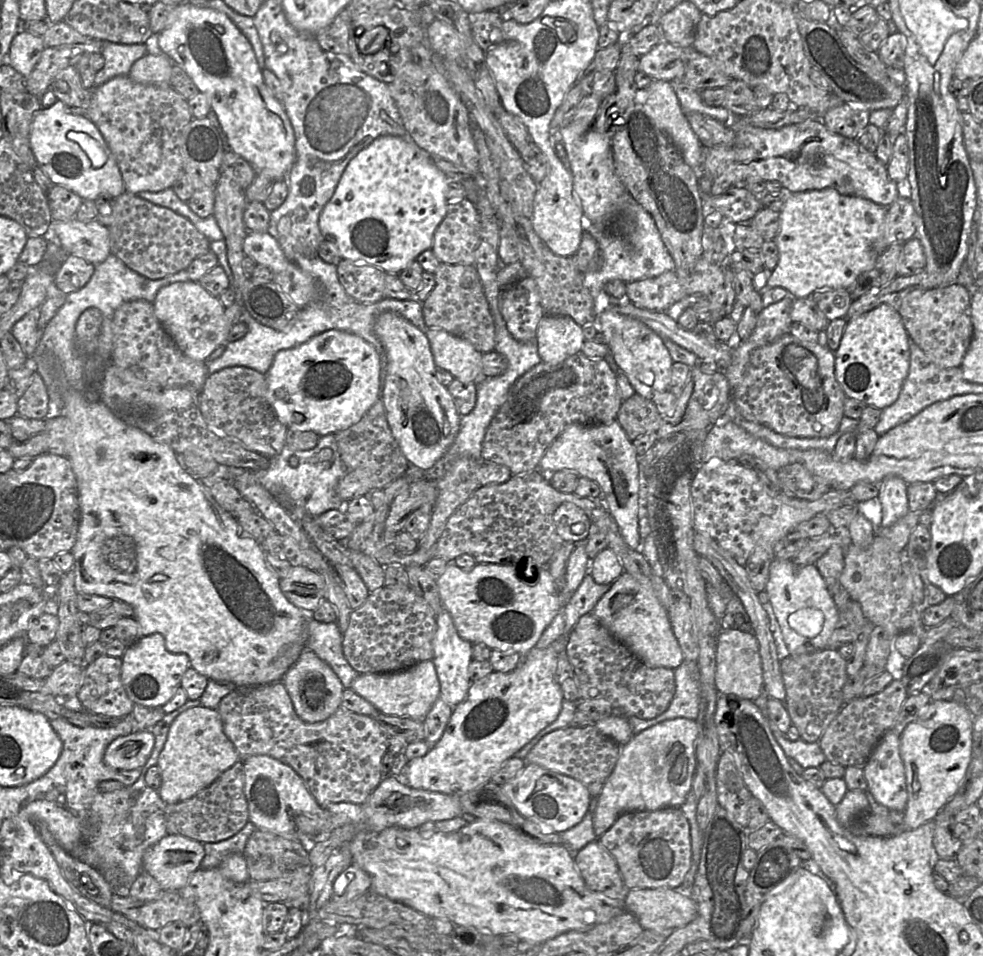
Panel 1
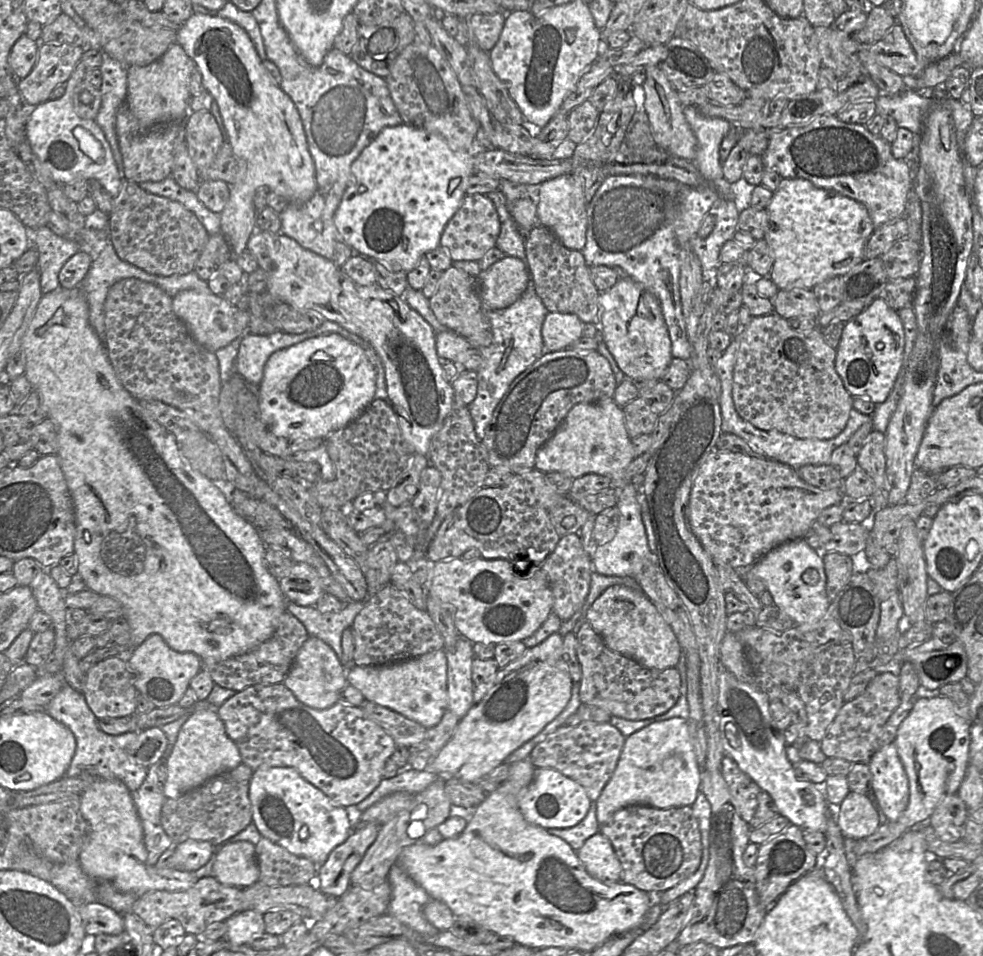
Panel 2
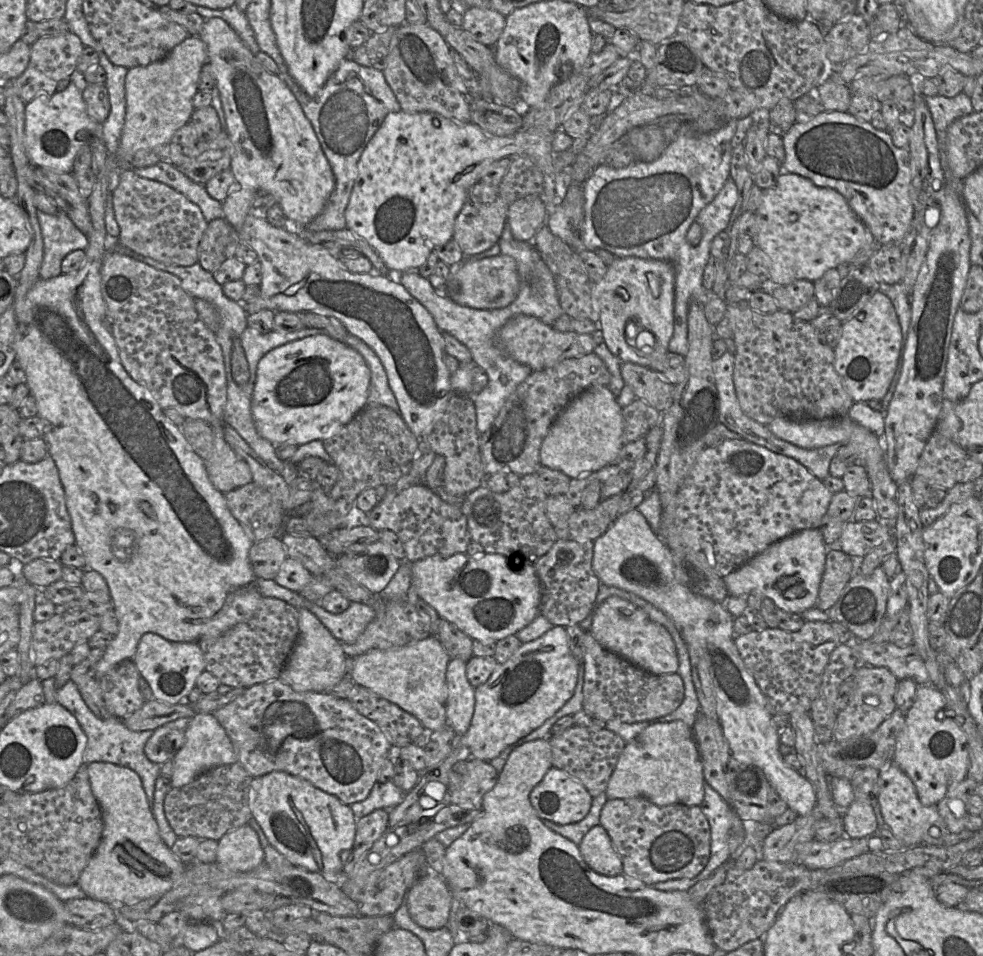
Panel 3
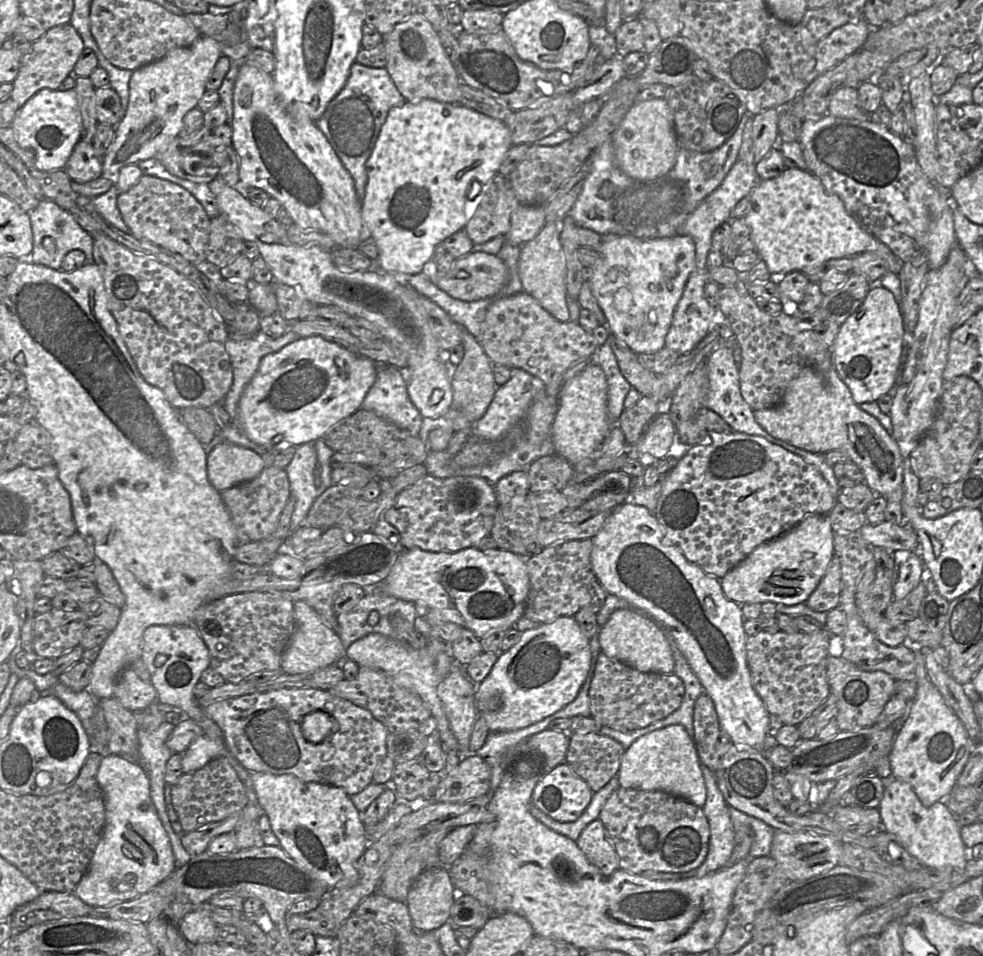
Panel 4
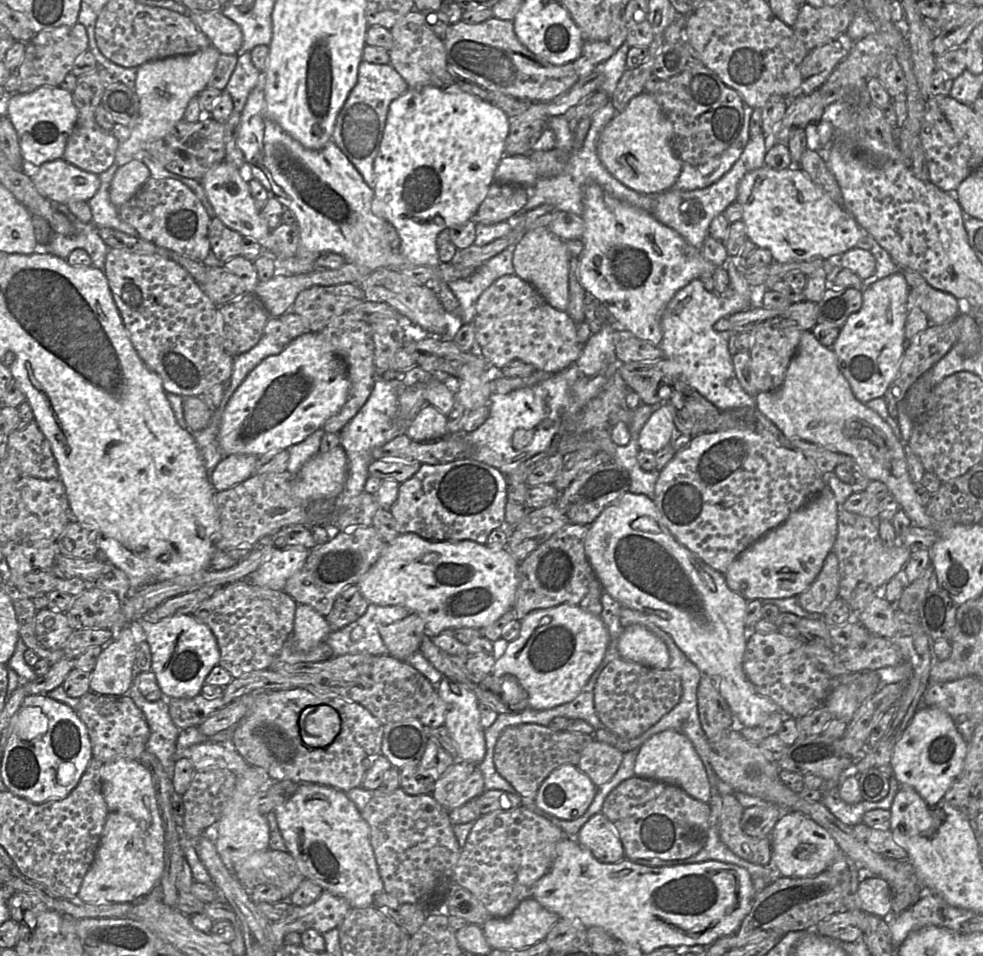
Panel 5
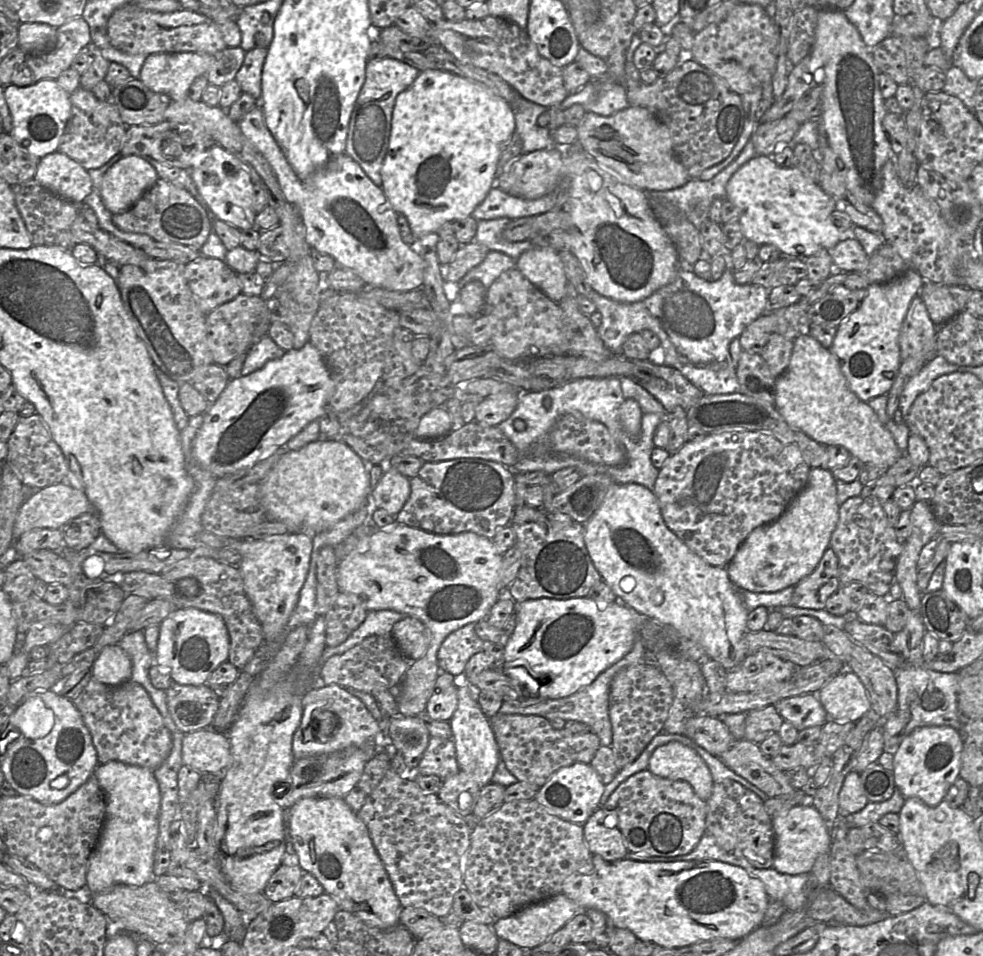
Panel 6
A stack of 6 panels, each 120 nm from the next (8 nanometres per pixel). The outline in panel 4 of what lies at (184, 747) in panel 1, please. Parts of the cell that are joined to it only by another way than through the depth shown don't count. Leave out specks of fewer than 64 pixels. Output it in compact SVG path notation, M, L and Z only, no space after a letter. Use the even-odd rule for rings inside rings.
M201 734L182 753L182 771L186 774L198 770L211 760L224 756L226 752L224 737L212 739Z

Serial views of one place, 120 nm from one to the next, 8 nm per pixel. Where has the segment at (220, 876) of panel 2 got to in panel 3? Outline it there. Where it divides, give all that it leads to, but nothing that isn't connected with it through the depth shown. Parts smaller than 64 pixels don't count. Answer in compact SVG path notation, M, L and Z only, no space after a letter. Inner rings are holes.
M245 824L222 836L215 862L237 872L250 872L260 867L264 850L255 830Z

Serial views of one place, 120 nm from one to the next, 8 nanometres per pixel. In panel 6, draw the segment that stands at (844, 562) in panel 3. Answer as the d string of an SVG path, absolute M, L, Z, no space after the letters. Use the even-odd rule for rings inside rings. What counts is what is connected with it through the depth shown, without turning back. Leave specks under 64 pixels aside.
M829 547L815 570L795 585L791 605L813 610L825 609L828 598L840 587L838 557Z

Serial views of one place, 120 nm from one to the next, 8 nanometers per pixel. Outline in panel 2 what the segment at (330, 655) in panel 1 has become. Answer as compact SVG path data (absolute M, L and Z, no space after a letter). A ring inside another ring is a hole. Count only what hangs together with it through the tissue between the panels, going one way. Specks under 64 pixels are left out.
M367 599L359 602L349 601L337 613L321 613L316 606L299 606L287 601L286 610L304 625L309 636L319 638L329 645L342 663L342 633L345 629L351 628L366 601Z

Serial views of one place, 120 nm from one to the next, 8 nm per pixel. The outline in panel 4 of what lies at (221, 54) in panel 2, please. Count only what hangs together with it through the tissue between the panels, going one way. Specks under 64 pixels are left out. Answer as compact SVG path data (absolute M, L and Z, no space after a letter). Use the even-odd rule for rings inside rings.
M242 62L239 67L237 79L235 81L233 90L233 119L231 123L232 127L232 145L239 157L239 182L235 188L239 191L243 191L247 187L256 187L265 191L269 197L275 198L281 206L287 210L293 223L303 229L318 230L327 234L338 247L356 247L362 241L369 239L369 233L364 227L364 223L361 215L362 202L358 199L355 191L355 186L352 177L344 168L340 159L336 155L332 146L323 135L323 133L317 128L316 124L309 120L302 112L298 112L296 109L290 108L279 96L272 74L266 73L259 67L250 64L248 62Z

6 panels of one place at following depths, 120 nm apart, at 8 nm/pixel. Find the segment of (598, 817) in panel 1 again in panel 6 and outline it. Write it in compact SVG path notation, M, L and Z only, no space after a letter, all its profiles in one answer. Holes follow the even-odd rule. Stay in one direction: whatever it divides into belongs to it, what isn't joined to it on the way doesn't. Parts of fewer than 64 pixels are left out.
M680 742L658 747L649 759L648 770L661 778L688 783L703 801L711 796L714 782L707 765L695 750Z

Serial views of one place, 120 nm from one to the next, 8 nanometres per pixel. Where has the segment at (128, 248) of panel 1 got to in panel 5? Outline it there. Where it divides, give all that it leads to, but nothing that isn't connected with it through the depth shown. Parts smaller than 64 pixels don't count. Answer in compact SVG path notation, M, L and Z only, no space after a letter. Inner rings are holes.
M150 177L131 199L119 207L119 215L124 222L137 230L140 238L158 247L199 262L203 262L211 251L211 218L196 194L178 180Z

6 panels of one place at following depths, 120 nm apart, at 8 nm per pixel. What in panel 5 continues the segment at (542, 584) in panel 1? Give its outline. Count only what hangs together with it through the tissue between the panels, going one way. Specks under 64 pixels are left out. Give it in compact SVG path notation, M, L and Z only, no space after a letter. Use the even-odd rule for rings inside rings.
M415 533L399 534L392 542L386 543L386 547L374 565L365 573L357 585L362 595L369 603L380 606L403 606L410 613L418 614L425 622L425 635L433 637L444 630L460 630L463 628L475 628L483 631L493 624L504 613L513 608L515 594L518 585L519 563L515 560L507 548L489 548L486 544L479 544L471 540L452 541L429 541Z

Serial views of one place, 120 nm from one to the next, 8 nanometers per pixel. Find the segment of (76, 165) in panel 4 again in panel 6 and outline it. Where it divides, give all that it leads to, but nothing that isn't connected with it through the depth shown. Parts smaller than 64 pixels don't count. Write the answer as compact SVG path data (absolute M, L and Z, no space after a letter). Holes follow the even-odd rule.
M82 87L70 94L71 115L61 138L58 151L67 155L87 171L97 169L121 152L128 126L113 102L99 100L92 90Z

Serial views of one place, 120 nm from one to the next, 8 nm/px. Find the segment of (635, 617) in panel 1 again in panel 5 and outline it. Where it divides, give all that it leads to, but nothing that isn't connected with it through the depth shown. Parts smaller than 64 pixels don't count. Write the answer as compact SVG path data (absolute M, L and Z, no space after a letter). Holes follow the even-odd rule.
M642 625L625 627L618 640L619 658L639 665L666 670L670 655L666 644Z

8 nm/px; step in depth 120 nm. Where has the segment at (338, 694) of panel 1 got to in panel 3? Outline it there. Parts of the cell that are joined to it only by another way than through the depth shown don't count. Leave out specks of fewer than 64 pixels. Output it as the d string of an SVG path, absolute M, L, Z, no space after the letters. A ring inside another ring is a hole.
M305 608L297 610L299 636L278 679L297 692L328 692L343 678L347 656L338 640L313 613Z

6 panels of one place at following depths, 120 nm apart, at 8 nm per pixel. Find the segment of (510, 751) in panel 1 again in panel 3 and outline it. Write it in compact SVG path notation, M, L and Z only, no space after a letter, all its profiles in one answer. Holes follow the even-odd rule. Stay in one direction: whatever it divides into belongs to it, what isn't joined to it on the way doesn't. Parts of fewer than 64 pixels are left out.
M553 626L541 637L536 640L521 643L520 647L515 653L503 664L499 664L494 672L491 674L487 682L475 688L475 708L472 721L468 731L462 736L458 737L458 744L466 746L471 752L471 757L483 761L490 761L506 749L507 747L516 744L521 738L527 736L535 729L539 728L547 719L552 717L568 700L573 696L578 679L578 663L571 654L568 635L565 627Z

